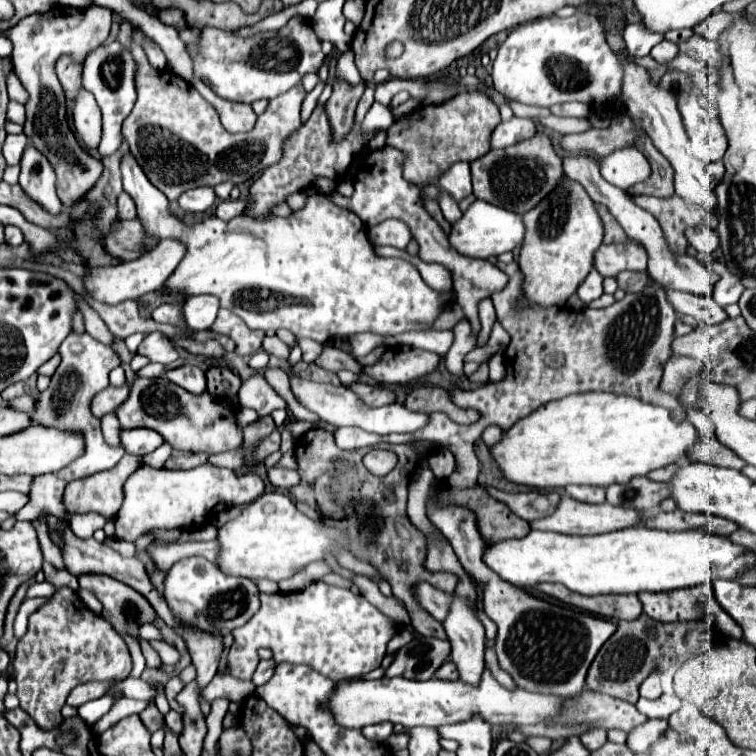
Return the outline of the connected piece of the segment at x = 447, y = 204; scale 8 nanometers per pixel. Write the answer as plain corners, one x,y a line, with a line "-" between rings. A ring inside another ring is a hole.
441,195
441,199
439,199
439,207
441,207
441,211
443,211
443,217
453,225
453,223
457,223
459,219
461,219
461,209
459,209
459,205
457,203
453,203
453,199
449,199
449,195

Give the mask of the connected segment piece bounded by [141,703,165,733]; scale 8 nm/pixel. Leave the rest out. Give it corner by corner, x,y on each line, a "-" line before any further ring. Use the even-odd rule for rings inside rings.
153,703
141,713
141,719
143,719
143,725
149,729
149,733
154,733
159,729
161,723
165,723
163,715
159,713
159,709

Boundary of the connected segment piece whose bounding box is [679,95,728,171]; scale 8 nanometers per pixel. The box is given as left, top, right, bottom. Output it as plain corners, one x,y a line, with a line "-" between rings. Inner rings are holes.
681,95
679,99
681,115
685,119
687,127
687,153
691,153
695,159
705,163
705,171
708,163
722,161
728,148
728,141
717,121
715,109
705,109
697,95

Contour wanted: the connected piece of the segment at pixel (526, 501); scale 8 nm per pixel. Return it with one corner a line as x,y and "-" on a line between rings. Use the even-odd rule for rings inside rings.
487,489
493,497
497,497
499,501
507,503
511,511
515,511
515,515
521,515
525,521
535,521
541,517
547,517
549,513
553,513
553,509
559,505
561,493
557,491
529,491
529,493
505,493
499,489

